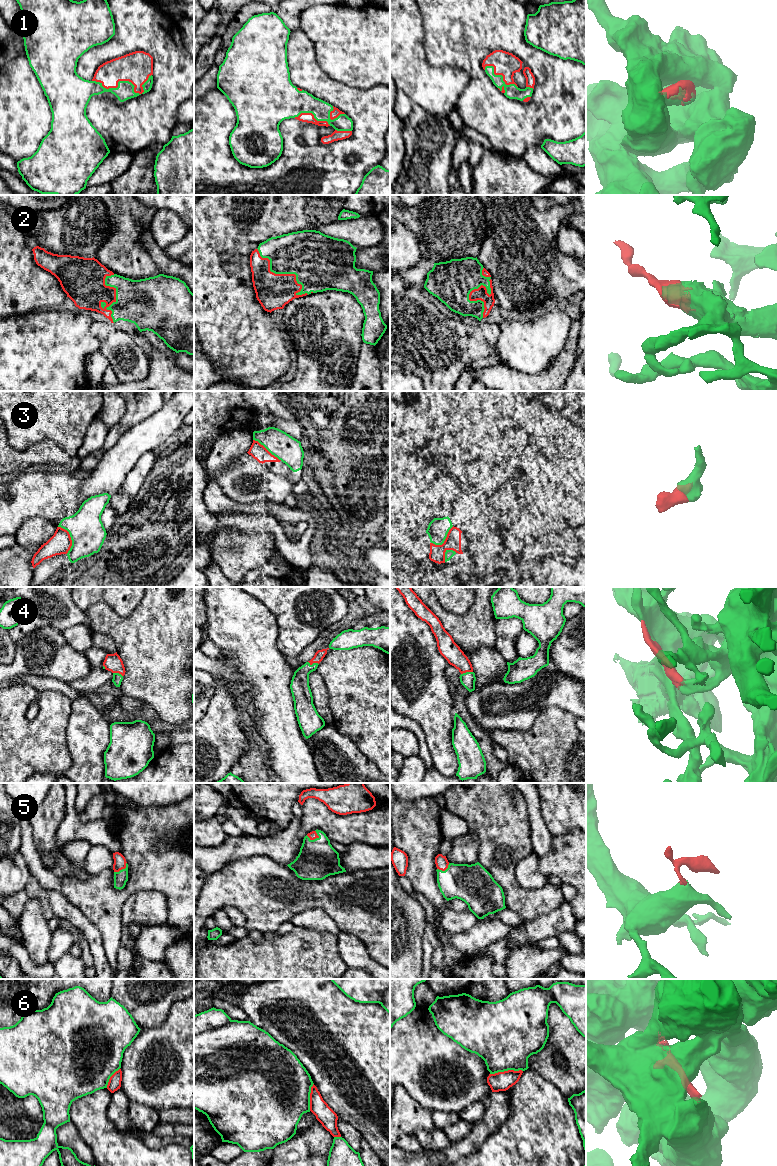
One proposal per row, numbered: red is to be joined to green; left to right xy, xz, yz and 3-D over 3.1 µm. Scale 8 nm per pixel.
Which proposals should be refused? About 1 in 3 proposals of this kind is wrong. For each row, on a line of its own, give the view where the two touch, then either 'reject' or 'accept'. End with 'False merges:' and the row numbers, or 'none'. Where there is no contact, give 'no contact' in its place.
1: meets green in xy; accept
2: meets green in yz; accept
3: meets green in xy; reject
4: meets green in xz; accept
5: meets green in xz; accept
6: meets green in yz; reject
False merges: 3, 6

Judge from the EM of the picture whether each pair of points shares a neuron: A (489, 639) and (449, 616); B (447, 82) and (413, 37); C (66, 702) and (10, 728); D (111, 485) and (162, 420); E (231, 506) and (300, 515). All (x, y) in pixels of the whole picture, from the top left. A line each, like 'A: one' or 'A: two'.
A: one
B: one
C: one
D: one
E: one

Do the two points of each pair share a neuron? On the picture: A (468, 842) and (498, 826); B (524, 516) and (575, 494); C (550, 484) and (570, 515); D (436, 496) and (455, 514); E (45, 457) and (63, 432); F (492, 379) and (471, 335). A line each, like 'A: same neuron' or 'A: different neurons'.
A: different neurons
B: different neurons
C: same neuron
D: different neurons
E: different neurons
F: different neurons

